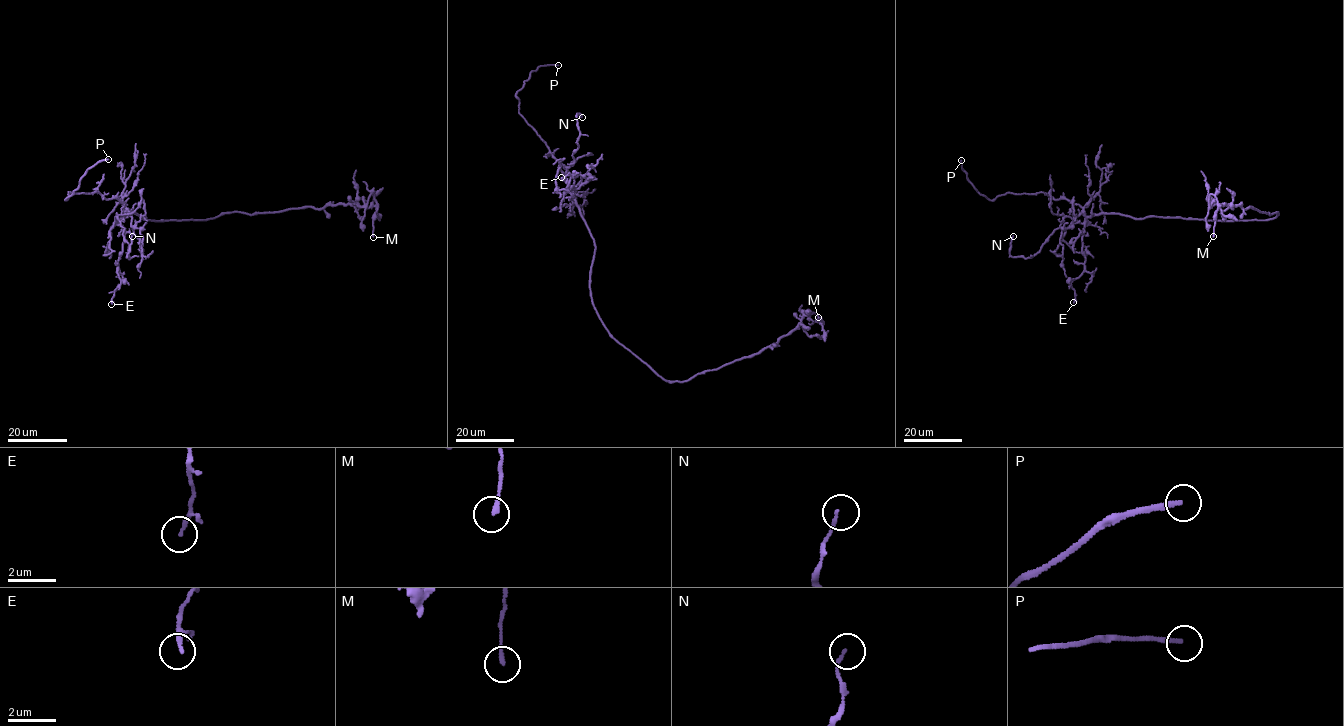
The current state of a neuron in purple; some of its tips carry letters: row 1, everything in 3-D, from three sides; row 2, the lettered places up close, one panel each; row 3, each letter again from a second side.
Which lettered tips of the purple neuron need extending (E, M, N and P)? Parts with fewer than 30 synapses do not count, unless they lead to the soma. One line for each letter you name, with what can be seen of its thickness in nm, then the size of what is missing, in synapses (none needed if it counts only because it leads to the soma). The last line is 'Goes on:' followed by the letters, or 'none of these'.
P: 200 nm thick
Goes on: P

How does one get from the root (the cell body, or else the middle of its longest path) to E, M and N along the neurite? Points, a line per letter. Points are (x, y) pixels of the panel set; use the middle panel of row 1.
E: (597, 312), (590, 287), (594, 240), (570, 189), (574, 186), (567, 188), (571, 176), (561, 177)
M: (597, 312), (616, 340), (668, 381), (687, 381), (760, 353), (804, 316), (815, 313), (823, 322), (818, 317)
N: (597, 312), (590, 287), (594, 240), (565, 177), (578, 147), (576, 114), (582, 117)

